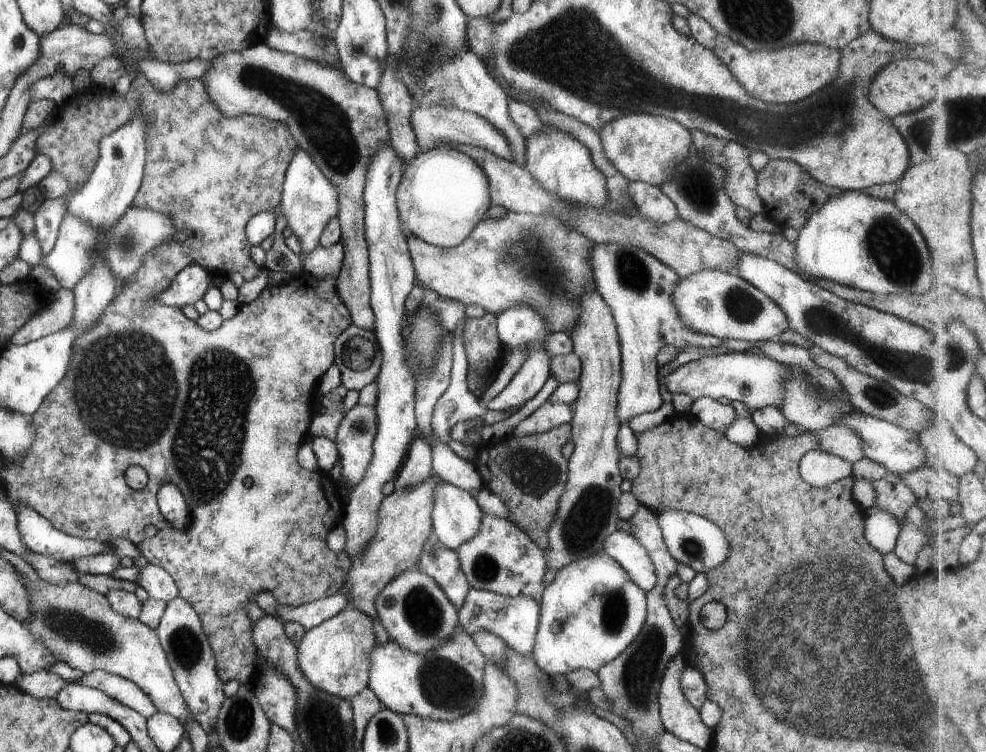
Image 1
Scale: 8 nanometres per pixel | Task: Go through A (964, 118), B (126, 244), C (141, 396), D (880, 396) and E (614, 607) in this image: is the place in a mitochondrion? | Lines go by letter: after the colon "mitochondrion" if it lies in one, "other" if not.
A: mitochondrion
B: mitochondrion
C: mitochondrion
D: mitochondrion
E: mitochondrion

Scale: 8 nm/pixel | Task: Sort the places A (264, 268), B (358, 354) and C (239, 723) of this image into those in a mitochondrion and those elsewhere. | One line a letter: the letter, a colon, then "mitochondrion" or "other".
A: other
B: mitochondrion
C: mitochondrion

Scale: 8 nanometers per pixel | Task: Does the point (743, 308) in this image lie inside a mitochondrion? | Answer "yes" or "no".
yes

